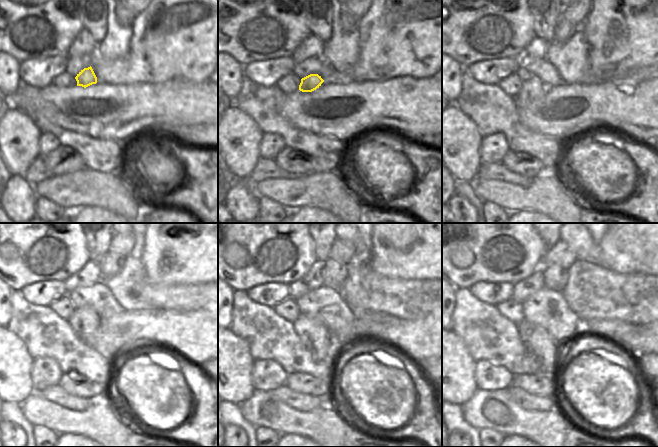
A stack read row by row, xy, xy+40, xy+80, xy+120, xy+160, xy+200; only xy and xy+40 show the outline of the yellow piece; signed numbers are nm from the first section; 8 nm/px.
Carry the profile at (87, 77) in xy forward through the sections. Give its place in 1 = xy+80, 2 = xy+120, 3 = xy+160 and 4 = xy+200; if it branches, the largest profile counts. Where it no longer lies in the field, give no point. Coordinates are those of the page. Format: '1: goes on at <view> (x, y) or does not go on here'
1: goes on at xy+80 (533, 89)
2: goes on at xy+120 (84, 321)
3: goes on at xy+160 (324, 347)
4: goes on at xy+200 (540, 345)

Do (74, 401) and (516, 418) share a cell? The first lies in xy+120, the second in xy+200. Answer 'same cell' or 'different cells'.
different cells

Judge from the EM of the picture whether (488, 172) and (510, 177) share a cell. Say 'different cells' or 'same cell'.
same cell

